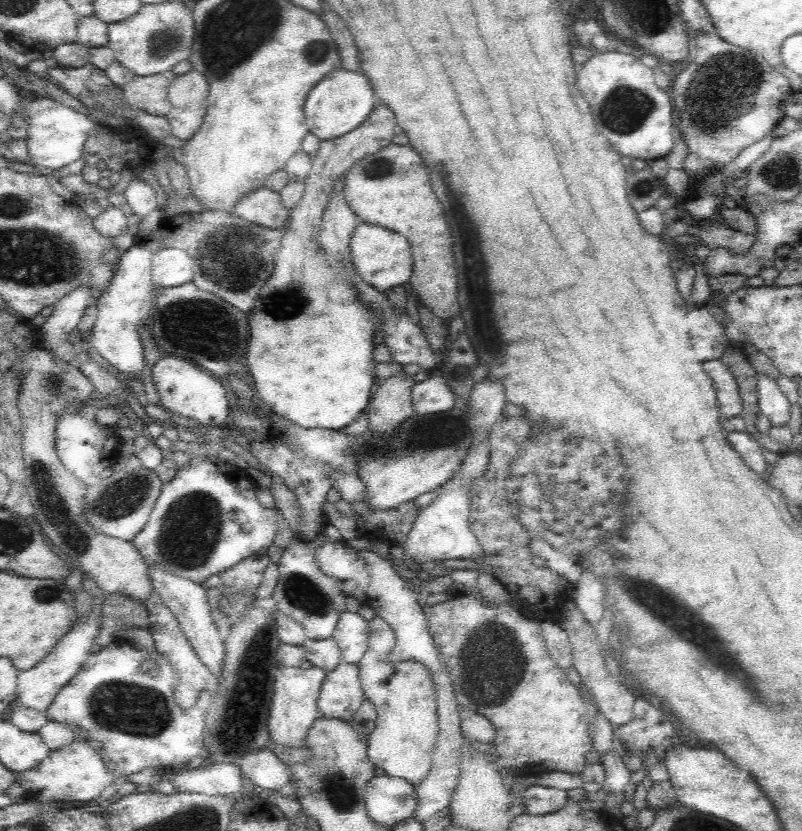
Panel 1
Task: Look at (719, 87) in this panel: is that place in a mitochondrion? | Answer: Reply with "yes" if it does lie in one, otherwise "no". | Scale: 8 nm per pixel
yes

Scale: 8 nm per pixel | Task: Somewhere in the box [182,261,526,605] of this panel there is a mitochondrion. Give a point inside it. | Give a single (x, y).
(290, 294)

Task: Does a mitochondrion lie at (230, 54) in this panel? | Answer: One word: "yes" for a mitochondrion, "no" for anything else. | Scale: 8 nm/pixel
yes

